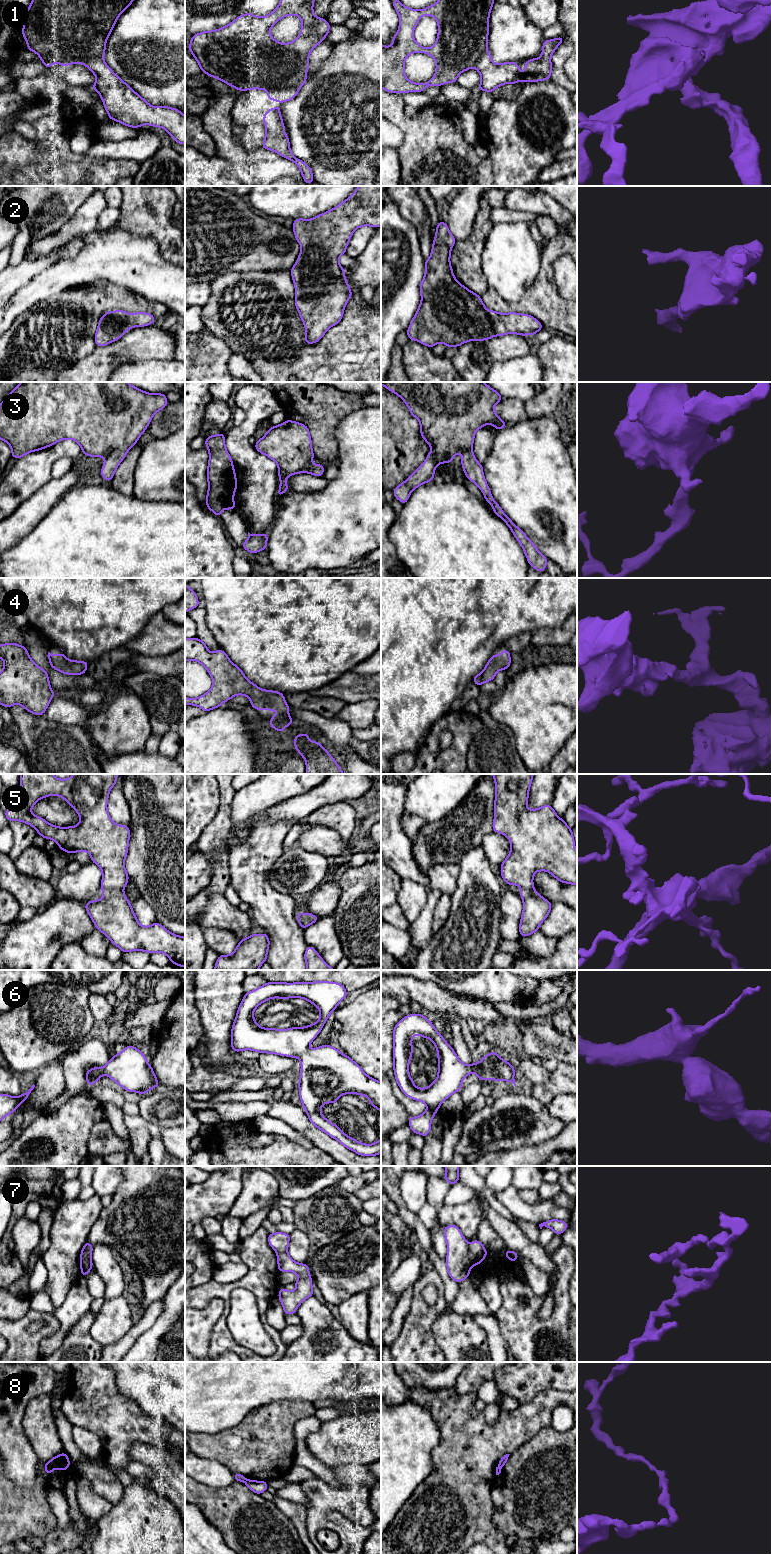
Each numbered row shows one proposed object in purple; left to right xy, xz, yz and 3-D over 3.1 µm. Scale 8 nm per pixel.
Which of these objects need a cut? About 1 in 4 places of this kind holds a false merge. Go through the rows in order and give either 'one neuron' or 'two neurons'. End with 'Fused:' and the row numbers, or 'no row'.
1: two neurons
2: one neuron
3: one neuron
4: one neuron
5: two neurons
6: one neuron
7: two neurons
8: two neurons
Fused: 1, 5, 7, 8

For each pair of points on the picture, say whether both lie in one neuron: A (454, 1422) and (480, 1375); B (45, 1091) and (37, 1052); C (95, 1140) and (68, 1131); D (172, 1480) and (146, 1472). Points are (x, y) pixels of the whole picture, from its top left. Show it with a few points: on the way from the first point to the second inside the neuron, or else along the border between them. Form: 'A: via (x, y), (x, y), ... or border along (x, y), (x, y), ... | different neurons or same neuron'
A: border along (453, 1387), (459, 1394), (475, 1393) | different neurons
B: border along (62, 1057), (46, 1064), (40, 1069) | different neurons
C: border along (102, 1119), (90, 1132), (87, 1141), (88, 1155) | different neurons
D: border along (137, 1462), (146, 1464), (158, 1476) | different neurons

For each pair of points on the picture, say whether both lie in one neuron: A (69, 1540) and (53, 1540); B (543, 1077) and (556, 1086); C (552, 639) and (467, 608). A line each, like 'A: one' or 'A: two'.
A: one
B: two
C: two

